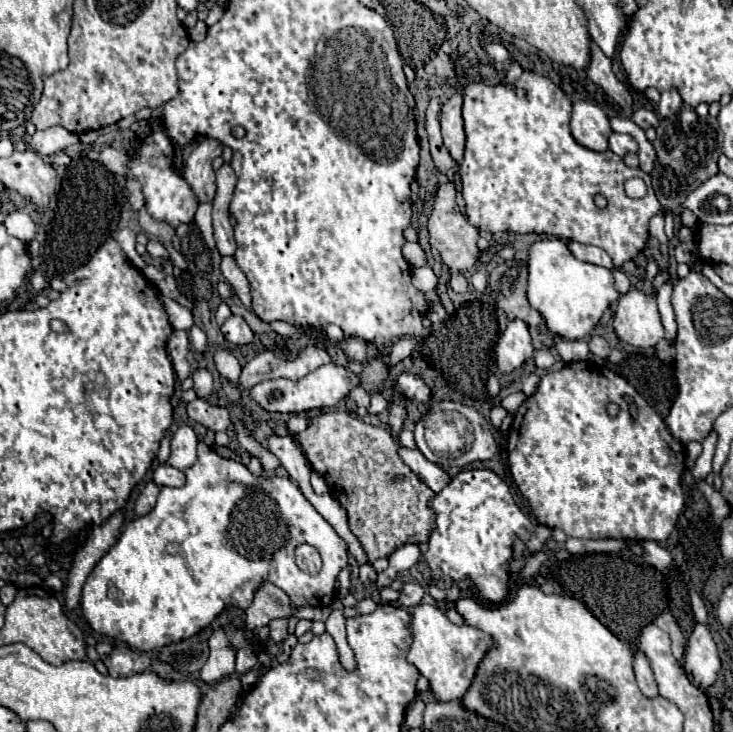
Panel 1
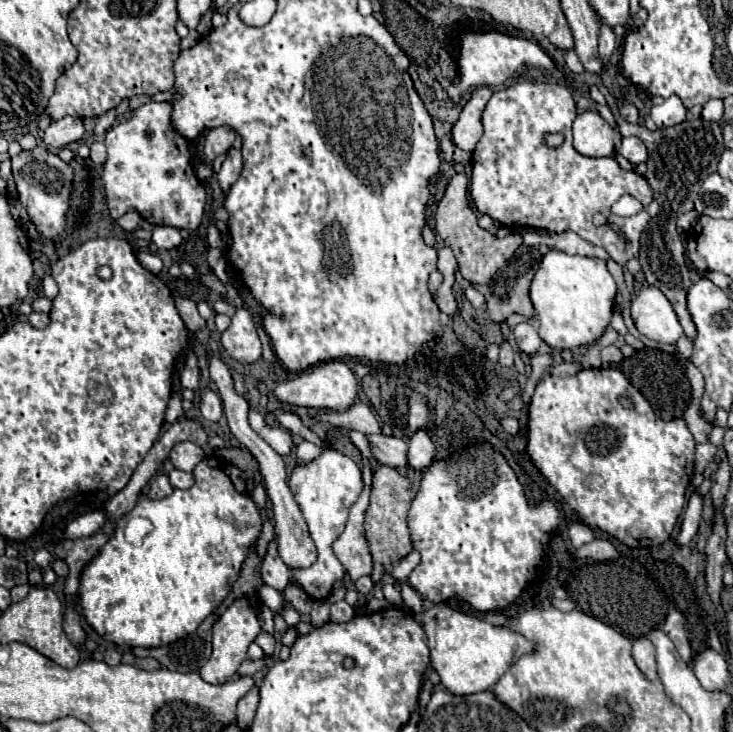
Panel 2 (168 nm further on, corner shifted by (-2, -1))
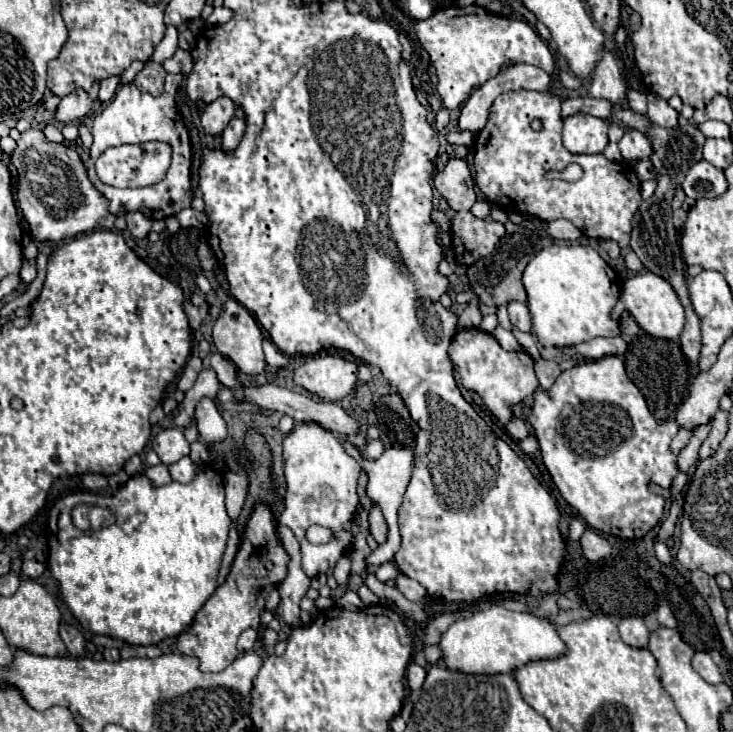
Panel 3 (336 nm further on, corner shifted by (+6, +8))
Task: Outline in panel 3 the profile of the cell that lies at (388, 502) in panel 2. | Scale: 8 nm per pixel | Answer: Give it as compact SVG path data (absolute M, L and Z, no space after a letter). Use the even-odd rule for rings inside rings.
M372 507L372 511L370 511L370 533L372 533L372 537L376 539L378 545L382 545L386 541L388 525L386 525L386 521L384 521L378 507Z

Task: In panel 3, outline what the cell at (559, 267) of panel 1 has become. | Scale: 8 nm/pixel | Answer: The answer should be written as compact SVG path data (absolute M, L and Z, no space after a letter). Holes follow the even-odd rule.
M562 243L544 247L526 267L524 271L524 287L528 293L528 309L532 315L532 329L538 341L544 347L570 347L594 337L618 337L620 323L612 319L612 309L618 301L618 285L616 275L612 273L612 281L608 277L608 263L600 257L600 253L584 243Z

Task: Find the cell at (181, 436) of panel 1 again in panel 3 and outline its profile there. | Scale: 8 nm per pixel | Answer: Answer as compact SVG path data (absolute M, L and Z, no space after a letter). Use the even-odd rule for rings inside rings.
M168 427L164 431L160 431L154 441L152 441L152 449L156 451L156 455L162 459L162 463L172 465L178 459L182 459L184 455L190 453L190 443L184 439L182 429L178 427Z

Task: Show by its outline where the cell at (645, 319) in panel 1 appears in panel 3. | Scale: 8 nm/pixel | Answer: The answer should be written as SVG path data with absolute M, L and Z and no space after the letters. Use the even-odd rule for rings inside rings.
M640 273L626 279L622 295L620 295L620 303L626 311L630 311L636 323L654 337L678 339L684 329L684 321L686 321L684 307L680 305L680 299L676 297L676 291L672 289L672 285L668 285L668 281L664 281L660 275Z

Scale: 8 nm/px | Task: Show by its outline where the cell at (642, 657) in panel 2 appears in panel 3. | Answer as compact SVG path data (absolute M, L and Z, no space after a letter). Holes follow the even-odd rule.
M626 617L618 625L620 637L632 647L648 647L648 629L638 617Z

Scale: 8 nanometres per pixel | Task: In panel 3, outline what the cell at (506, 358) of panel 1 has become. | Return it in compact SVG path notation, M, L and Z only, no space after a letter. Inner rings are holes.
M510 301L508 303L508 313L510 313L510 321L512 325L516 325L520 331L530 333L532 331L532 321L530 321L530 311L526 307L526 303L520 301Z

